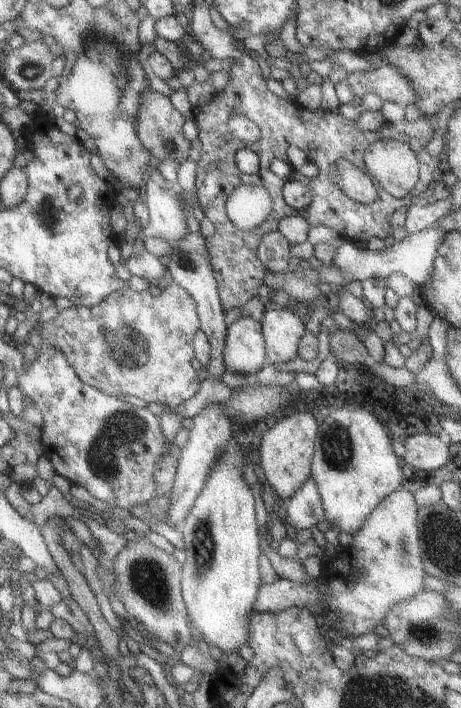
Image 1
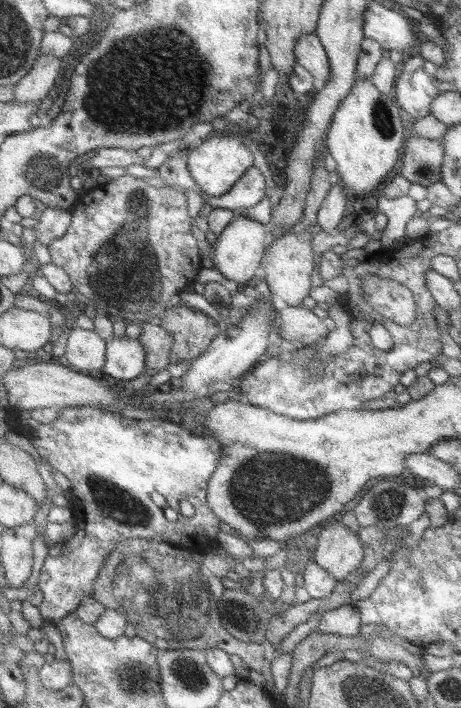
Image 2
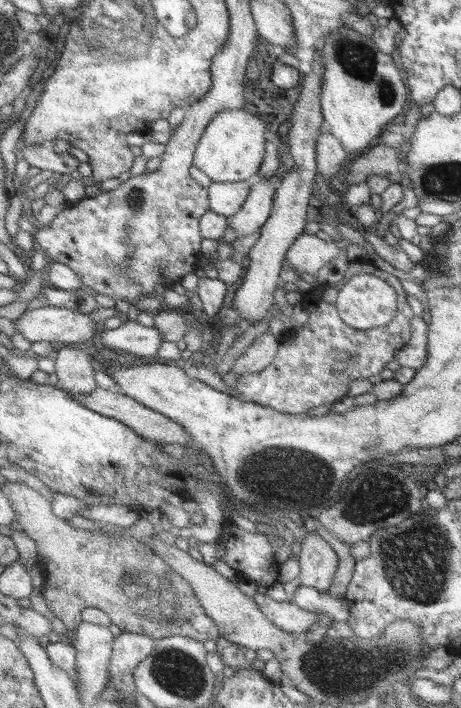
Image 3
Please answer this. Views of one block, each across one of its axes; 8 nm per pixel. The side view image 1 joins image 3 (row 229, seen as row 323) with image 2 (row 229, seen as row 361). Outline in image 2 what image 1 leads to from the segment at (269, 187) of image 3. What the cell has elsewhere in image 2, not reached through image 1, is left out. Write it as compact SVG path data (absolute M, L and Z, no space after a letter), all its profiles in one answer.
M237 214L233 222L217 236L214 252L215 267L227 280L235 281L237 286L243 285L243 282L247 282L255 276L255 270L263 258L263 252L267 252L265 250L266 234L263 234L263 230L267 229L257 221Z

